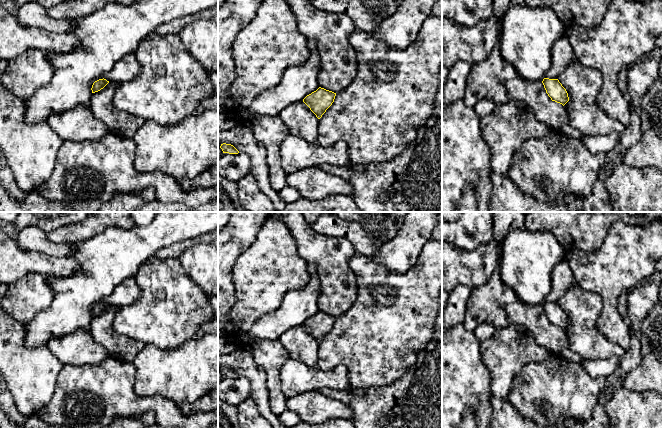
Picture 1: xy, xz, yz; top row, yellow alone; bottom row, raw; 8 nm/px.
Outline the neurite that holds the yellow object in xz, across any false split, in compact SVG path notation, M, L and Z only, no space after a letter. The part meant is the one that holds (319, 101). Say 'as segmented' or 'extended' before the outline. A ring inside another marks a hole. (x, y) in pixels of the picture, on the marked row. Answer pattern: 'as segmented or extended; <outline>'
as segmented; M319 87L316 91L307 95L303 102L310 108L318 119L334 102L336 93Z

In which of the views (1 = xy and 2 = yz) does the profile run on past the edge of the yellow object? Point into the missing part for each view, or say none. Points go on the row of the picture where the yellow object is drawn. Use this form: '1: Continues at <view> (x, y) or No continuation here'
1: No continuation here
2: No continuation here

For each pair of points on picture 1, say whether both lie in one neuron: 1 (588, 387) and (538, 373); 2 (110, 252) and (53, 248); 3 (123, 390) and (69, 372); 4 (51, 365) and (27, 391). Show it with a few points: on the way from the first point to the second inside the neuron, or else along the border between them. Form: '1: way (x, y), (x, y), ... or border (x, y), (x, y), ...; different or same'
1: way (576, 387), (552, 387), (550, 385); same
2: border (74, 244), (75, 250), (68, 256); different
3: way (110, 390), (93, 390), (82, 385); same
4: way (45, 371), (32, 385); same

